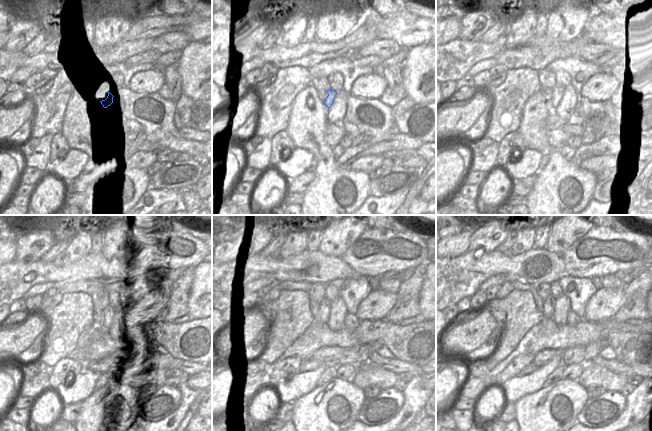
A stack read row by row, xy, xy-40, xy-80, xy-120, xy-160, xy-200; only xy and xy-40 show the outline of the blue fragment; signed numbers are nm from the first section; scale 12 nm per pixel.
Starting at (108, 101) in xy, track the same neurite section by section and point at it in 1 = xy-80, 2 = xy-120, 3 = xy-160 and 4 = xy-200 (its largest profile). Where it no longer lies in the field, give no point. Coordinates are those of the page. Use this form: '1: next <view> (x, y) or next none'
1: next xy-80 (557, 91)
2: next xy-120 (108, 312)
3: next xy-160 (325, 305)
4: next xy-200 (549, 303)

